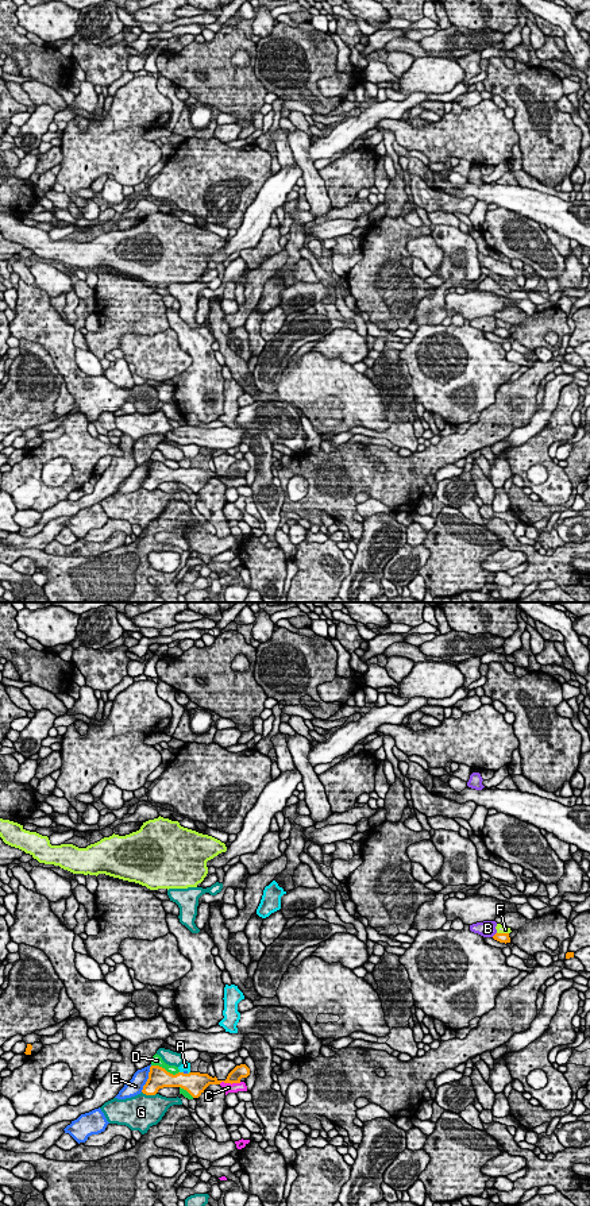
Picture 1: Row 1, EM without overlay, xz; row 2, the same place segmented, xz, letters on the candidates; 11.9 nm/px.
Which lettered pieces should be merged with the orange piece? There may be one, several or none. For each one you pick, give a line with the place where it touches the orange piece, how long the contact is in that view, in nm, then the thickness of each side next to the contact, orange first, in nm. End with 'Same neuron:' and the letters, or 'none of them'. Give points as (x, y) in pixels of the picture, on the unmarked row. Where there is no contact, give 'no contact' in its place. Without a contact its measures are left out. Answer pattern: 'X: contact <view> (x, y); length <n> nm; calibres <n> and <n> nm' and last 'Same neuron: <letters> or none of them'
Same neuron: none of them

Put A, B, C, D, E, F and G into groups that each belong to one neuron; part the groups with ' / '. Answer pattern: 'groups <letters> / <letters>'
groups A E / B / C / D / F / G

